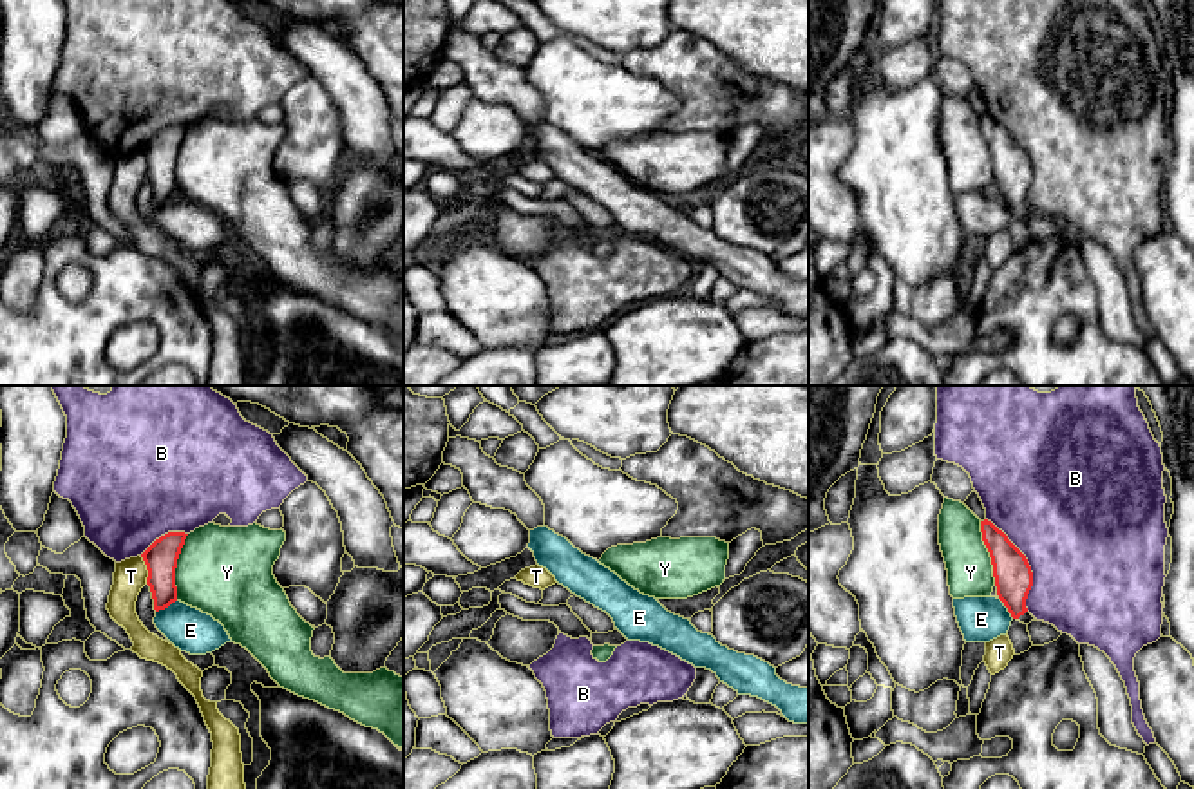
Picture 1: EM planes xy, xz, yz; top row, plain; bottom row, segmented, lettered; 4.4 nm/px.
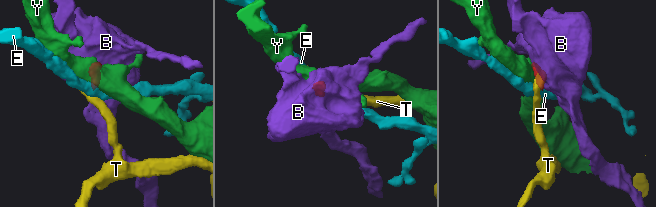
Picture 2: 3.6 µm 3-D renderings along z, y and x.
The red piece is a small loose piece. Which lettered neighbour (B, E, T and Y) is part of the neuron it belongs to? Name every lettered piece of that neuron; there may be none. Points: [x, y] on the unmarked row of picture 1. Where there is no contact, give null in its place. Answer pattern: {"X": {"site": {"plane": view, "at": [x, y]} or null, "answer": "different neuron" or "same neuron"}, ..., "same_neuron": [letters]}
{"B": {"site": {"plane": "yz", "at": [1028, 158]}, "answer": "different neuron"}, "E": {"site": {"plane": "xy", "at": [165, 201]}, "answer": "different neuron"}, "T": {"site": {"plane": "xy", "at": [147, 163]}, "answer": "different neuron"}, "Y": {"site": {"plane": "xy", "at": [176, 161]}, "answer": "different neuron"}, "same_neuron": []}

